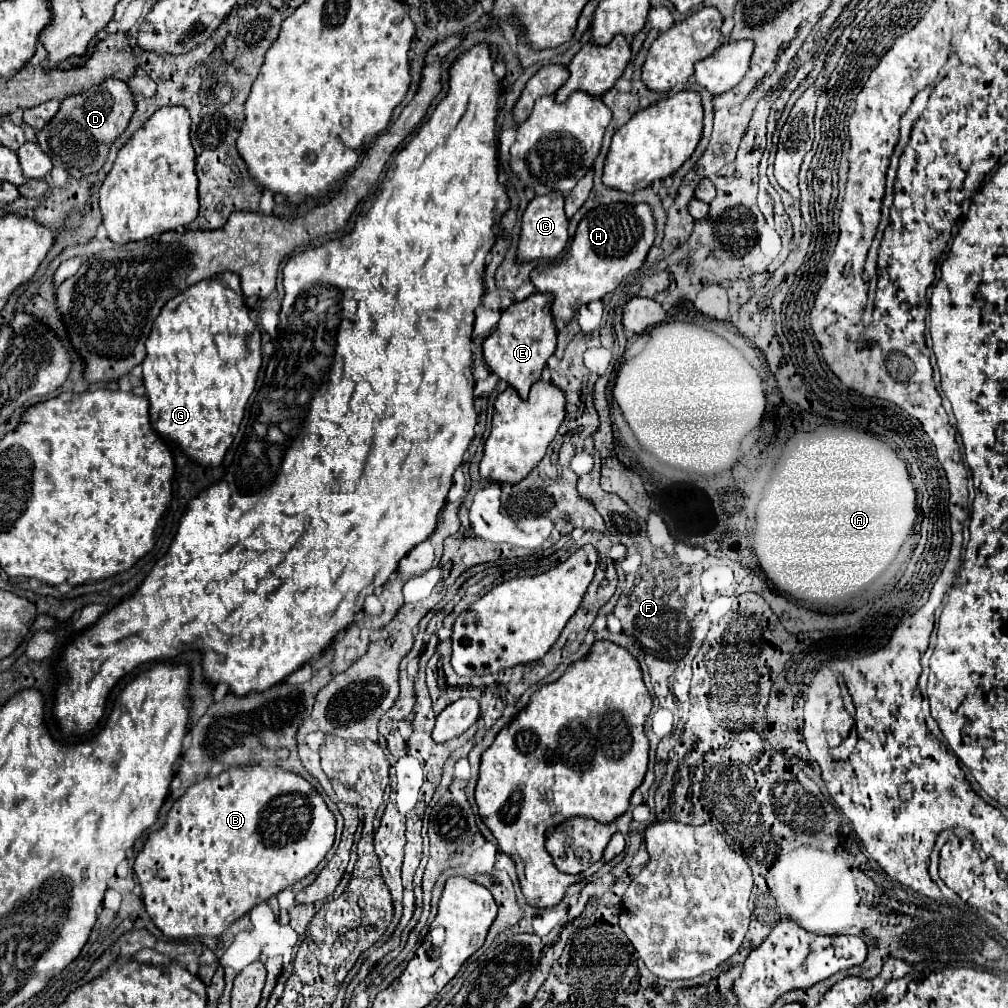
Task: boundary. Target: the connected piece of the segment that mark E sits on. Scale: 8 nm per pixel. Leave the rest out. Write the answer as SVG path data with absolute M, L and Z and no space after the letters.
M534 293L524 301L514 301L508 309L502 311L502 317L496 325L496 331L484 341L484 361L490 371L500 379L508 381L522 399L528 397L528 391L534 381L540 379L540 373L556 349L556 327L550 311L554 297L550 293Z

